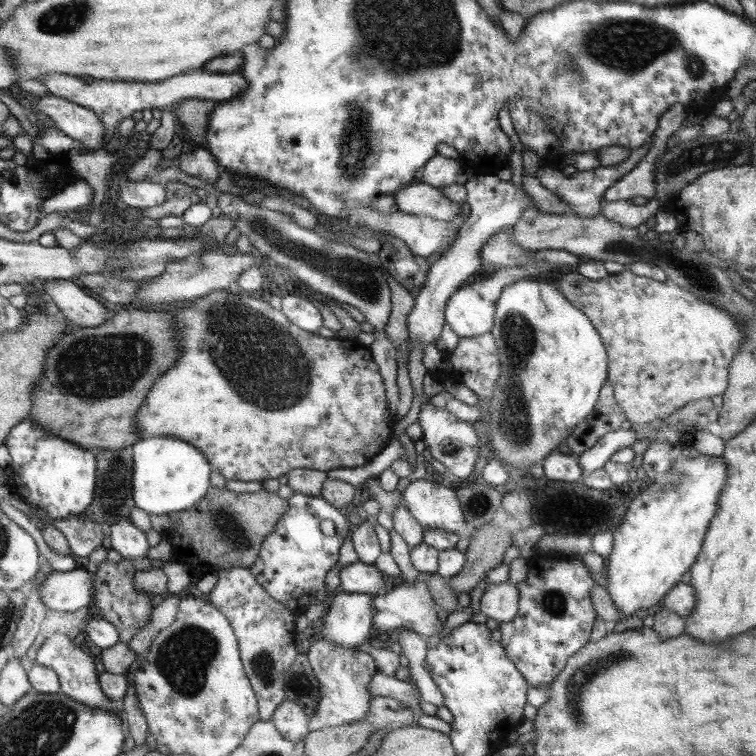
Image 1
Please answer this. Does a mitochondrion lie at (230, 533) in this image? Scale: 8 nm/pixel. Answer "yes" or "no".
yes

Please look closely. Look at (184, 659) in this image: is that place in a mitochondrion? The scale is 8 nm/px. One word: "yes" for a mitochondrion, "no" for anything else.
yes

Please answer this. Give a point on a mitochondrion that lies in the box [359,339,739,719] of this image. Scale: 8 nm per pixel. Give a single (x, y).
(554, 602)

